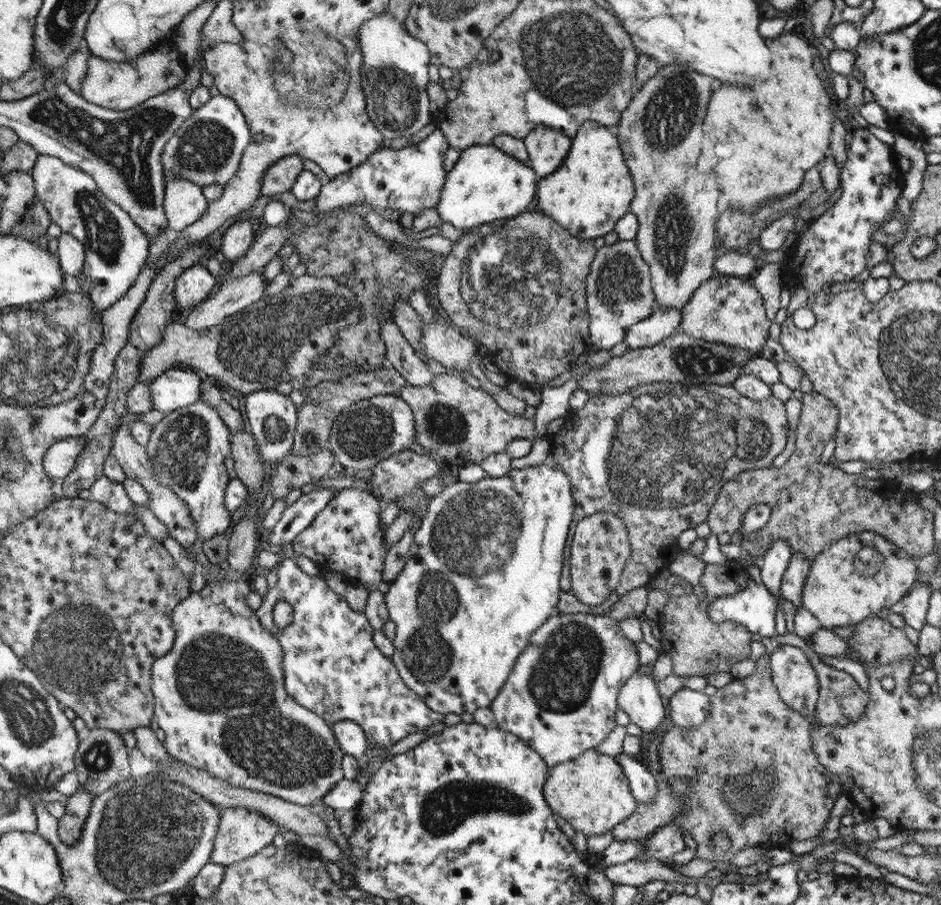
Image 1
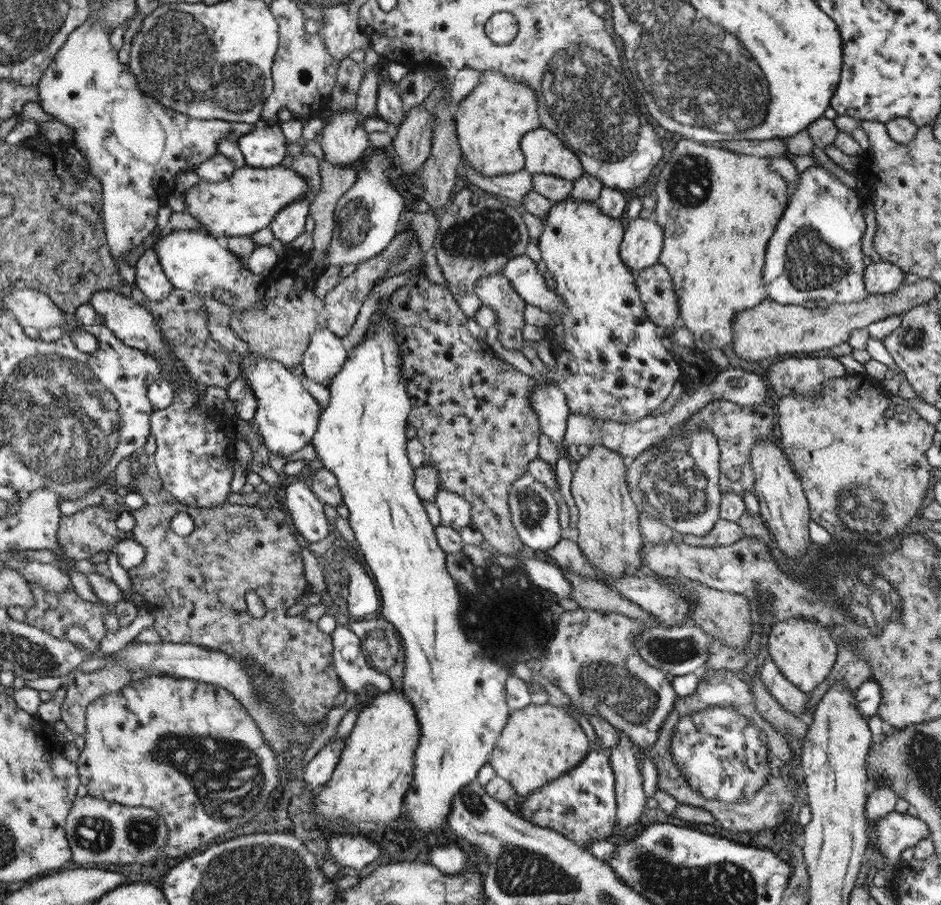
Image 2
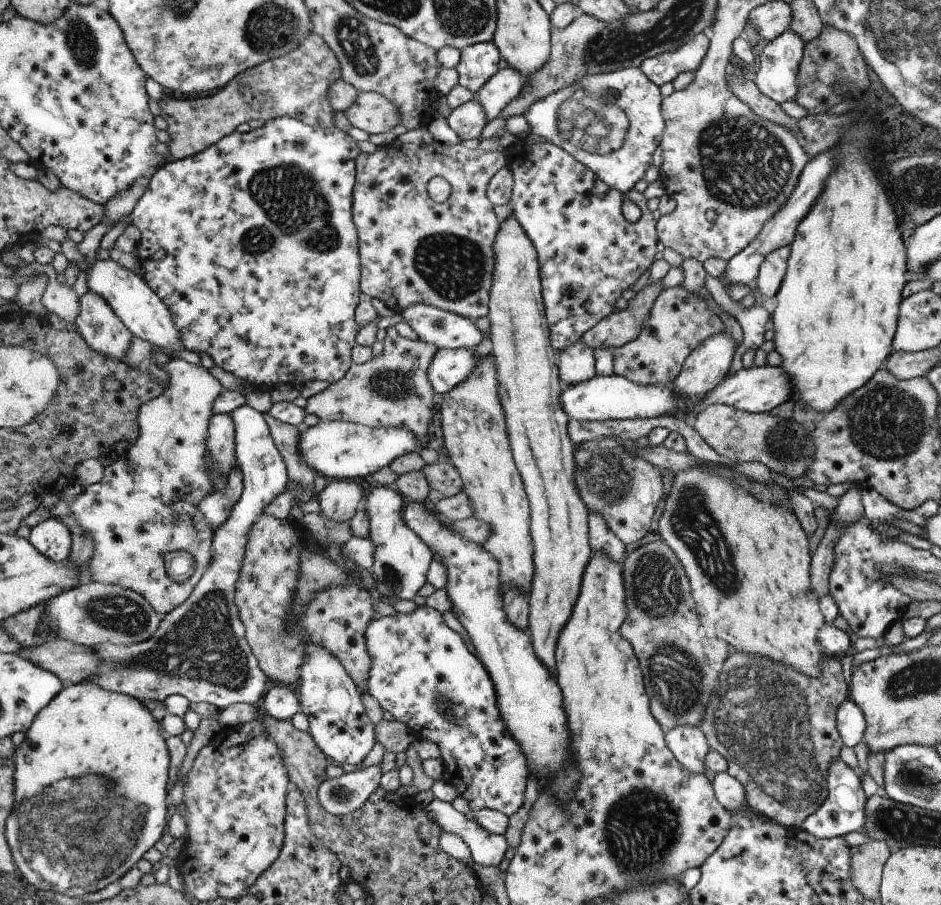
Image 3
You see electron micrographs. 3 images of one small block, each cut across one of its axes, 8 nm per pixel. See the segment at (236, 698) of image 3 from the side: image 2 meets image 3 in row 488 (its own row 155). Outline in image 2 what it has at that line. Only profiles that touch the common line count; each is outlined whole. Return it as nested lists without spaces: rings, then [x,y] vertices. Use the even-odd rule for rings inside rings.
[[[278,124],[255,129],[237,143],[248,167],[270,168],[286,158],[288,142]]]

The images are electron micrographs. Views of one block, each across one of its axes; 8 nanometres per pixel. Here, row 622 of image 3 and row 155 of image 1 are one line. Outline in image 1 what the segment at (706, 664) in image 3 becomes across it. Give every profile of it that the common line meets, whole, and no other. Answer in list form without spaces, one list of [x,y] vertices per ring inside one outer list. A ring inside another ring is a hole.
[[[676,63],[660,66],[650,80],[634,91],[630,104],[621,112],[619,123],[613,129],[635,186],[629,212],[634,213],[639,222],[635,239],[642,258],[650,265],[651,283],[660,309],[682,309],[703,282],[717,275],[713,265],[716,257],[714,244],[719,219],[718,196],[722,192],[712,172],[702,174],[696,168],[702,142],[702,122],[708,110],[706,106],[712,94],[712,82],[714,78],[711,76]]]

